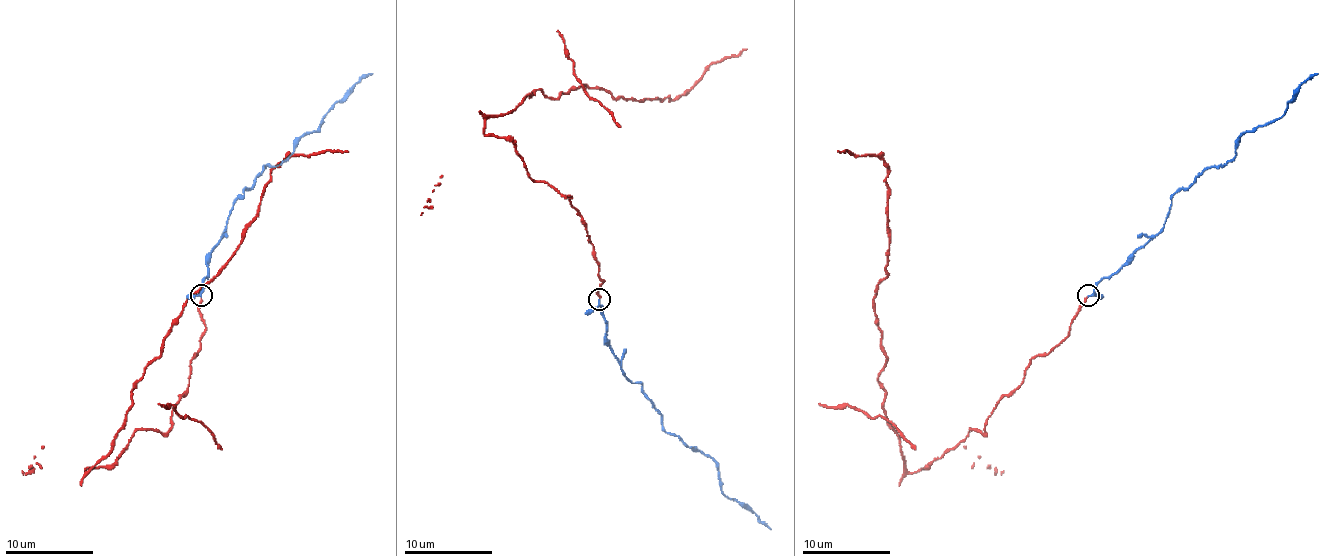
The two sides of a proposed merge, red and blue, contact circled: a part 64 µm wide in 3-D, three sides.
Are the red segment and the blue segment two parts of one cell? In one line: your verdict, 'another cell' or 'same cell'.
same cell

